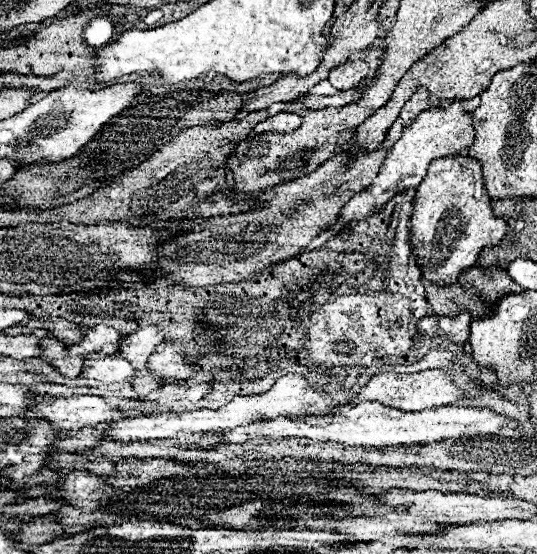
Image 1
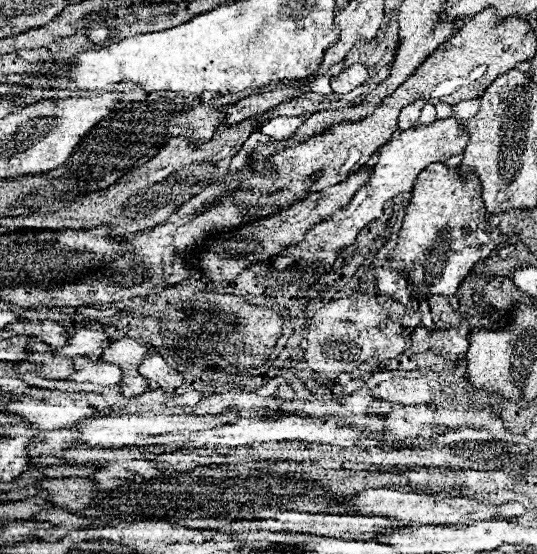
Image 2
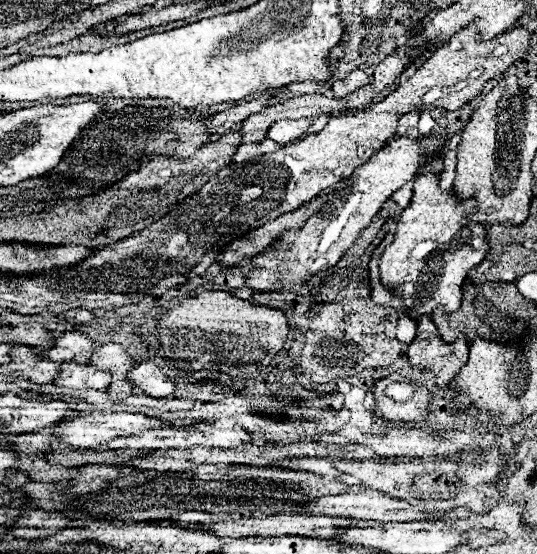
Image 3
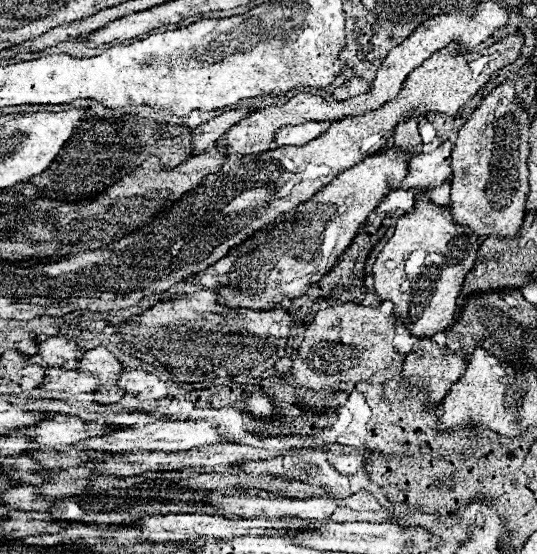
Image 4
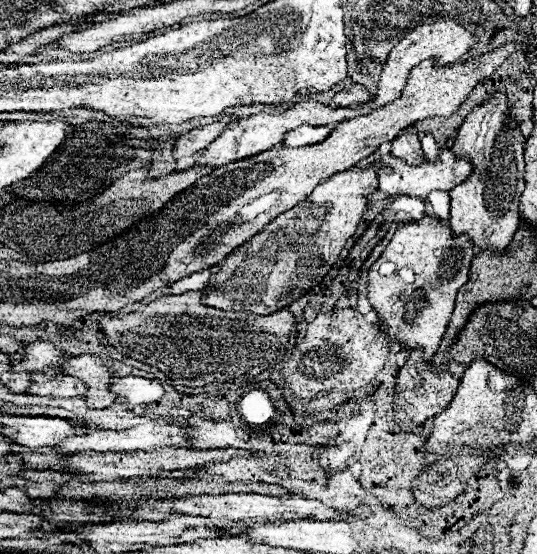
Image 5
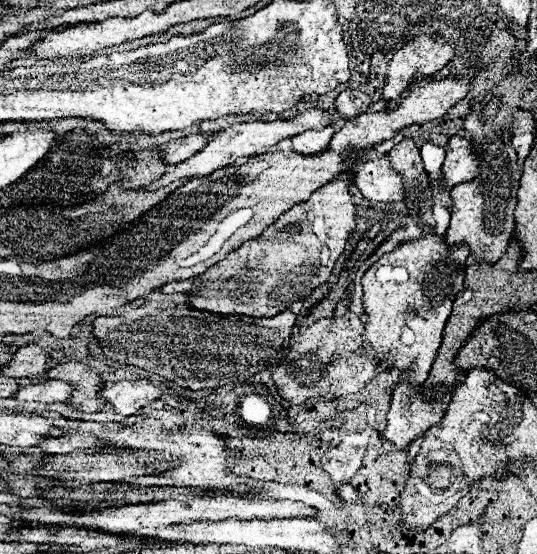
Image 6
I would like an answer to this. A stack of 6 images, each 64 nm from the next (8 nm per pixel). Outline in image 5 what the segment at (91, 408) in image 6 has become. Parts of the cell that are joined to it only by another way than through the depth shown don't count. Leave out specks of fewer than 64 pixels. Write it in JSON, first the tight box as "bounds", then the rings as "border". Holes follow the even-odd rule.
{"bounds":[62,354,117,408],"border":[[[84,354],[64,362],[62,374],[76,376],[88,384],[88,392],[84,394],[88,408],[108,408],[117,398],[109,389],[112,370],[98,354]]]}

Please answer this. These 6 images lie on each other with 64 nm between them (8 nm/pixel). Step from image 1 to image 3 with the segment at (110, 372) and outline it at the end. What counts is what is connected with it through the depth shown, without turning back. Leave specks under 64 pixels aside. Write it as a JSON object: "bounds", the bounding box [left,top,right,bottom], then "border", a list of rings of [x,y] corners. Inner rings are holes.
{"bounds":[54,362,112,390],"border":[[[68,362],[62,366],[62,374],[54,380],[58,386],[66,388],[96,388],[106,390],[112,384],[112,374],[106,370],[98,370],[90,364]]]}

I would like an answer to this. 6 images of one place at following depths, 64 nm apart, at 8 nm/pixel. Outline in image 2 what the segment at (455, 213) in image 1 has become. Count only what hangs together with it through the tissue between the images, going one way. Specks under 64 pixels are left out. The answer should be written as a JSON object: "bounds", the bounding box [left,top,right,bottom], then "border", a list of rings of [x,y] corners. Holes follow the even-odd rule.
{"bounds":[392,162,500,308],"border":[[[432,162],[414,184],[400,242],[392,254],[396,260],[394,266],[408,276],[414,296],[418,292],[424,292],[426,298],[428,294],[440,294],[450,300],[452,308],[458,308],[458,298],[454,296],[458,284],[478,260],[486,258],[498,246],[500,238],[500,230],[488,222],[478,176],[474,172],[462,174],[456,166],[448,168],[442,162]]]}

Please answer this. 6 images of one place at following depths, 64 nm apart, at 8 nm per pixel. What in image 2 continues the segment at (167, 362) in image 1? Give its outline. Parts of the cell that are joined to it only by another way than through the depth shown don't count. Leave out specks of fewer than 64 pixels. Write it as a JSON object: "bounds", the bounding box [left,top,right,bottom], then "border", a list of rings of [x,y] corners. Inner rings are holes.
{"bounds":[138,354,184,390],"border":[[[160,354],[147,356],[138,372],[148,378],[152,390],[174,390],[179,388],[184,380],[183,374],[167,364]]]}

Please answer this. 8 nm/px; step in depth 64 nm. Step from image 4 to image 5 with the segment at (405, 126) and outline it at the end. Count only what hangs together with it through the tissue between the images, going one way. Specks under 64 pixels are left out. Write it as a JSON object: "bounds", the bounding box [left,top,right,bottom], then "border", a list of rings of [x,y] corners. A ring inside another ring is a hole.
{"bounds":[392,128,418,164],"border":[[[406,128],[402,136],[392,140],[392,156],[406,160],[408,164],[418,164],[418,134],[412,128]]]}

